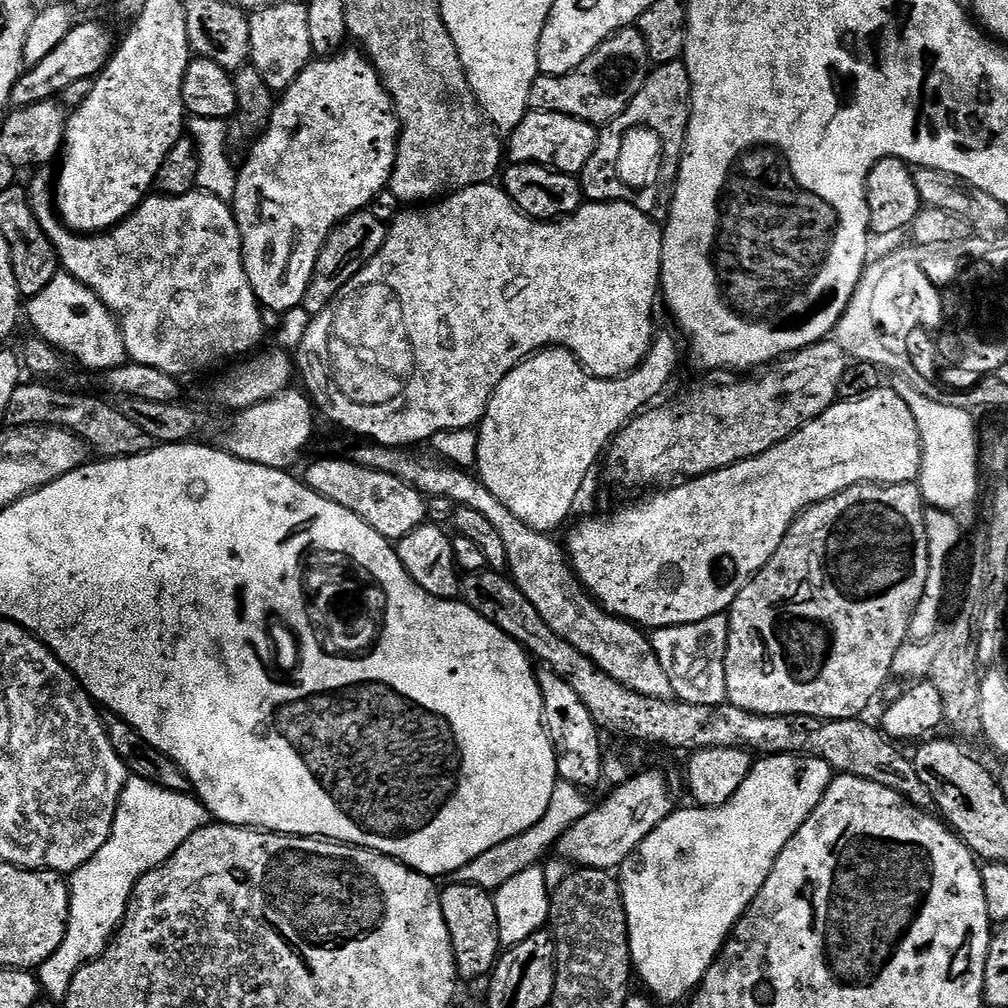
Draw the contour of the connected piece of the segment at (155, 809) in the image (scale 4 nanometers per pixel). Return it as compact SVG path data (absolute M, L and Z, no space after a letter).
M132 776L124 783L112 833L107 842L70 876L68 929L62 946L38 969L43 995L56 1002L68 997L70 982L82 966L97 960L108 949L116 929L124 920L134 886L150 870L162 866L194 834L209 823L210 813L195 795L162 790L142 778Z

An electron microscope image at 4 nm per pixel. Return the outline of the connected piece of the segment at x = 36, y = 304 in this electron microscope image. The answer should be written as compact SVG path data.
M63 270L26 304L26 320L36 327L35 335L50 342L64 353L65 357L77 360L88 368L121 368L129 363L128 351L120 333L120 326L112 311L107 308L82 282Z

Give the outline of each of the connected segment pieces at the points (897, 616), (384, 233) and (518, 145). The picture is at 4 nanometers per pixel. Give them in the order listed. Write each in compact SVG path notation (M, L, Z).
M913 482L911 484L859 484L853 488L842 490L836 496L831 496L828 500L823 500L805 508L796 517L796 521L788 527L788 536L782 542L782 546L778 546L778 550L772 555L772 561L740 591L738 598L732 603L730 615L728 616L728 649L726 650L727 703L738 706L739 708L745 708L751 712L756 712L760 716L813 716L819 720L841 720L842 718L855 720L863 717L865 715L864 711L871 706L872 699L883 690L884 683L893 675L894 656L898 653L899 648L909 639L908 631L910 630L912 615L922 598L922 594L926 590L926 578L928 577L928 539L926 538L926 522L924 521L925 507L924 495L920 493L920 485L919 483Z
M370 210L356 212L341 220L336 228L328 235L322 250L318 254L318 262L314 266L314 274L310 286L304 295L303 308L309 316L317 316L336 295L354 278L354 274L361 272L377 254L384 249L388 237L388 229Z
M529 110L506 140L506 156L514 164L541 164L556 168L568 176L576 176L590 162L596 149L598 128L566 114Z

